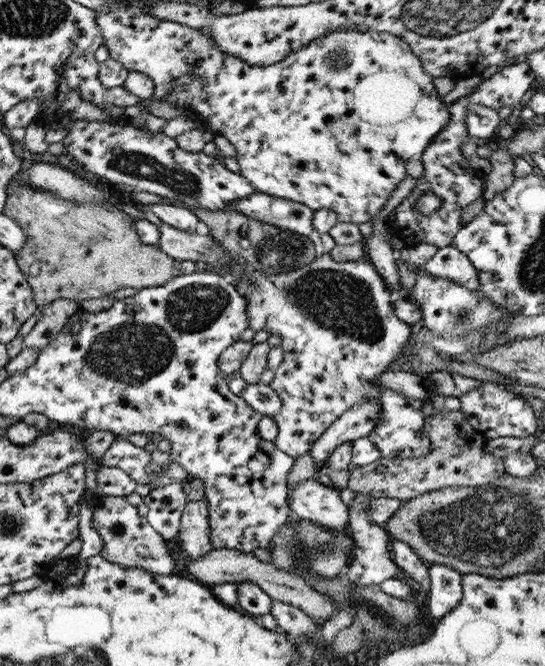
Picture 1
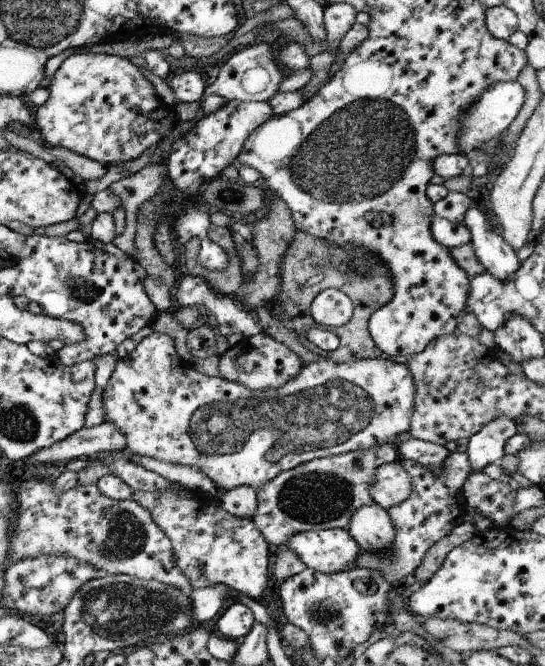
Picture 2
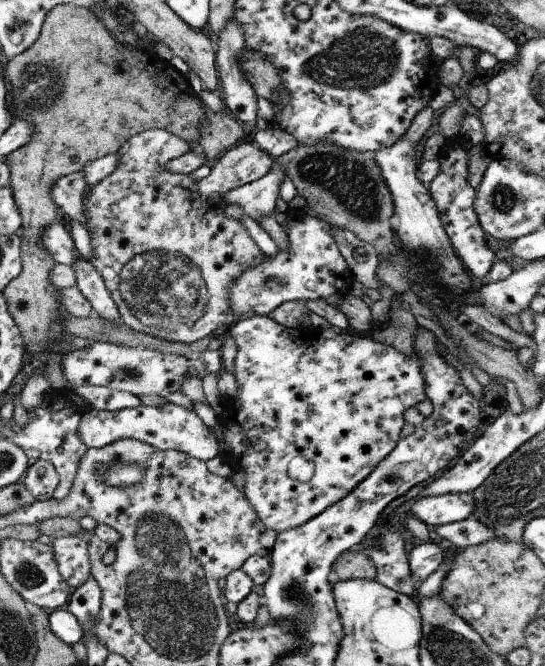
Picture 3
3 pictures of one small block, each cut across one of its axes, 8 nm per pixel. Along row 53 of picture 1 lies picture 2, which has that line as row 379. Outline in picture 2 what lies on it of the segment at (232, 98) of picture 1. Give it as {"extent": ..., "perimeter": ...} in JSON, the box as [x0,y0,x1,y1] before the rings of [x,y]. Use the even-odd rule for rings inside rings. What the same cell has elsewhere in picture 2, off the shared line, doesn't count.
{"extent":[101,331,415,492],"perimeter":[[[153,331],[145,336],[127,357],[119,358],[116,361],[115,368],[105,384],[105,390],[101,394],[101,404],[103,404],[103,420],[111,422],[119,432],[121,432],[126,442],[126,451],[129,454],[137,456],[146,456],[161,462],[169,464],[181,464],[181,466],[189,466],[189,468],[199,468],[201,472],[205,472],[205,476],[211,479],[215,484],[215,488],[219,490],[233,490],[240,486],[248,486],[257,492],[263,484],[271,482],[280,472],[295,468],[300,464],[306,463],[313,459],[327,458],[328,456],[337,456],[338,454],[347,454],[348,452],[357,452],[358,450],[369,450],[371,446],[381,444],[397,444],[396,436],[402,432],[409,430],[409,416],[413,412],[413,401],[415,395],[415,384],[413,384],[413,376],[409,372],[409,368],[403,363],[393,362],[384,358],[373,359],[357,359],[349,360],[346,363],[336,363],[331,359],[317,358],[316,361],[307,364],[301,360],[303,368],[299,370],[299,374],[291,380],[287,380],[283,386],[279,388],[269,388],[269,390],[249,390],[233,380],[225,380],[222,377],[209,377],[197,372],[192,365],[181,360],[173,347],[173,340],[166,334]]]}

